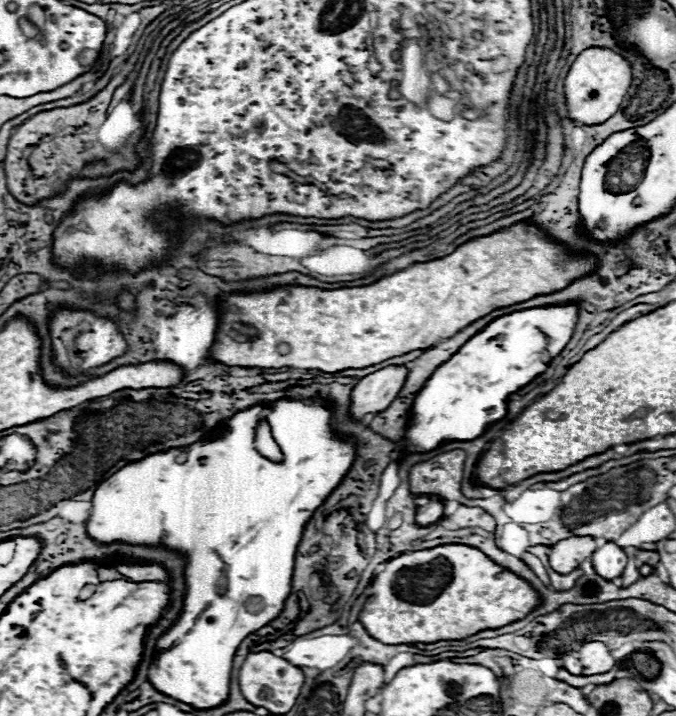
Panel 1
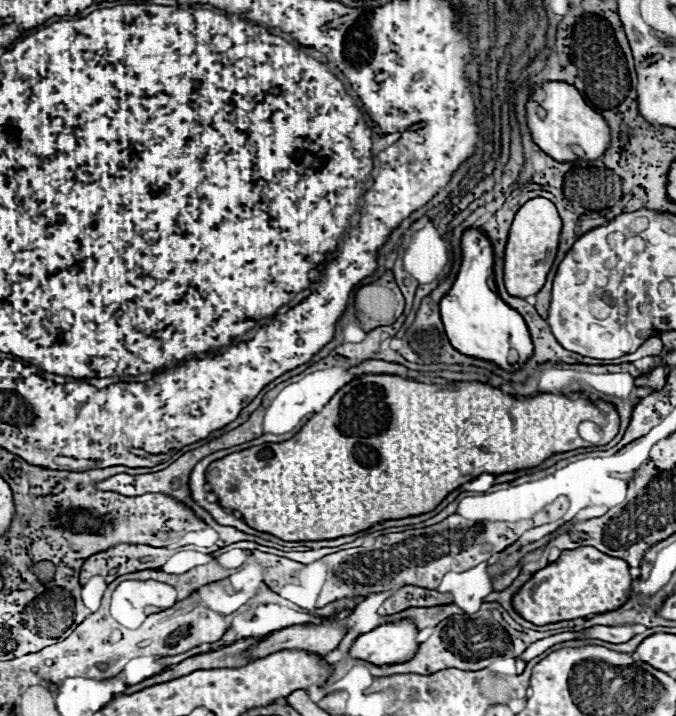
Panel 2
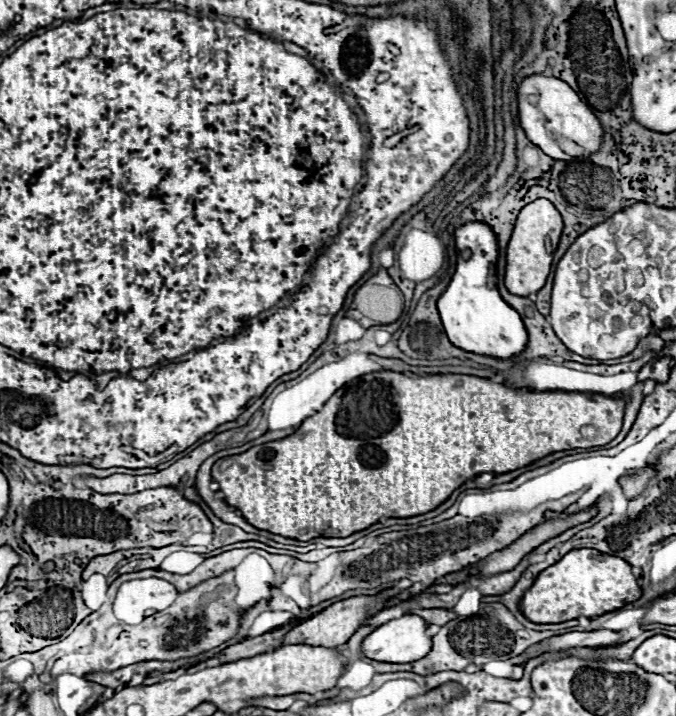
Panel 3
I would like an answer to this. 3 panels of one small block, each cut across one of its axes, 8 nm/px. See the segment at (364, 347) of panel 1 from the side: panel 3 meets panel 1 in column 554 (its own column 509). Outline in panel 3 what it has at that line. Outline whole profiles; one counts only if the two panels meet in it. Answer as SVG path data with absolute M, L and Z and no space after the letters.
M538 198L520 210L514 226L514 234L510 238L508 252L506 252L508 264L506 264L504 282L512 294L528 296L530 292L538 292L546 284L546 278L552 268L552 252L554 252L554 246L558 246L562 228L564 224L562 224L560 212L546 198Z

